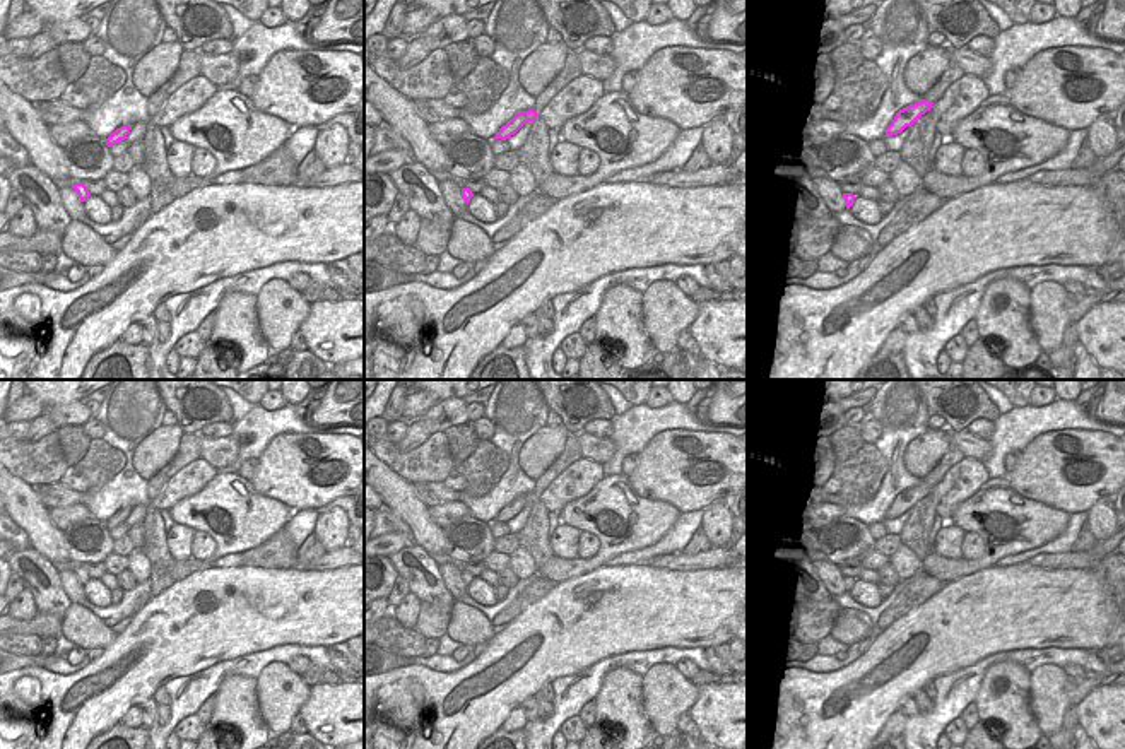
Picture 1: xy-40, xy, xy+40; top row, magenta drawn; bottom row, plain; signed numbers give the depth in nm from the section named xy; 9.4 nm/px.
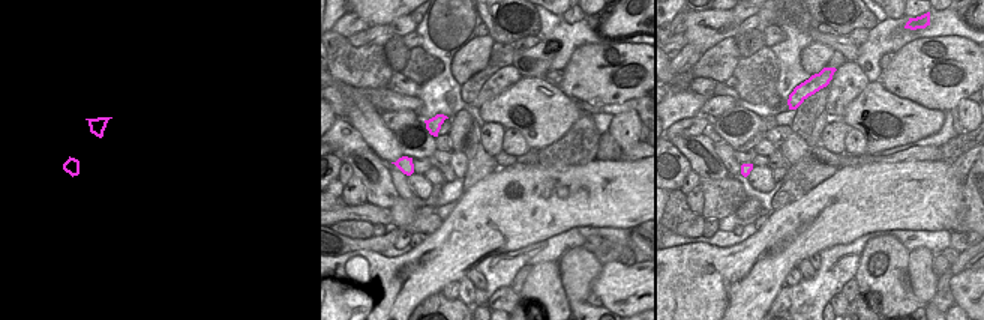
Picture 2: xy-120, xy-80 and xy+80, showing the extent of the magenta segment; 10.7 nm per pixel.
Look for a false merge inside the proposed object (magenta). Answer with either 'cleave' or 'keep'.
keep

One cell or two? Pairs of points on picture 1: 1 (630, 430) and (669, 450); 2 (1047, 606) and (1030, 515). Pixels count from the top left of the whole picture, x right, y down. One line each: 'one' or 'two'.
1: two
2: two

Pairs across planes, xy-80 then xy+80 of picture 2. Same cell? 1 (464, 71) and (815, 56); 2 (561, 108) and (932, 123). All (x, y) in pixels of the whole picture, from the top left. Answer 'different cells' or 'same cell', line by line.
1: same cell
2: same cell

